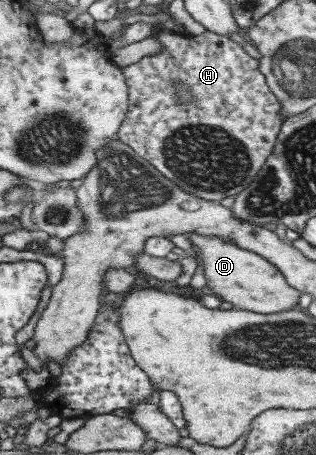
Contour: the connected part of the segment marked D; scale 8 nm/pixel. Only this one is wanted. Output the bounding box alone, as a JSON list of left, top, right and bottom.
[188,234,298,315]

